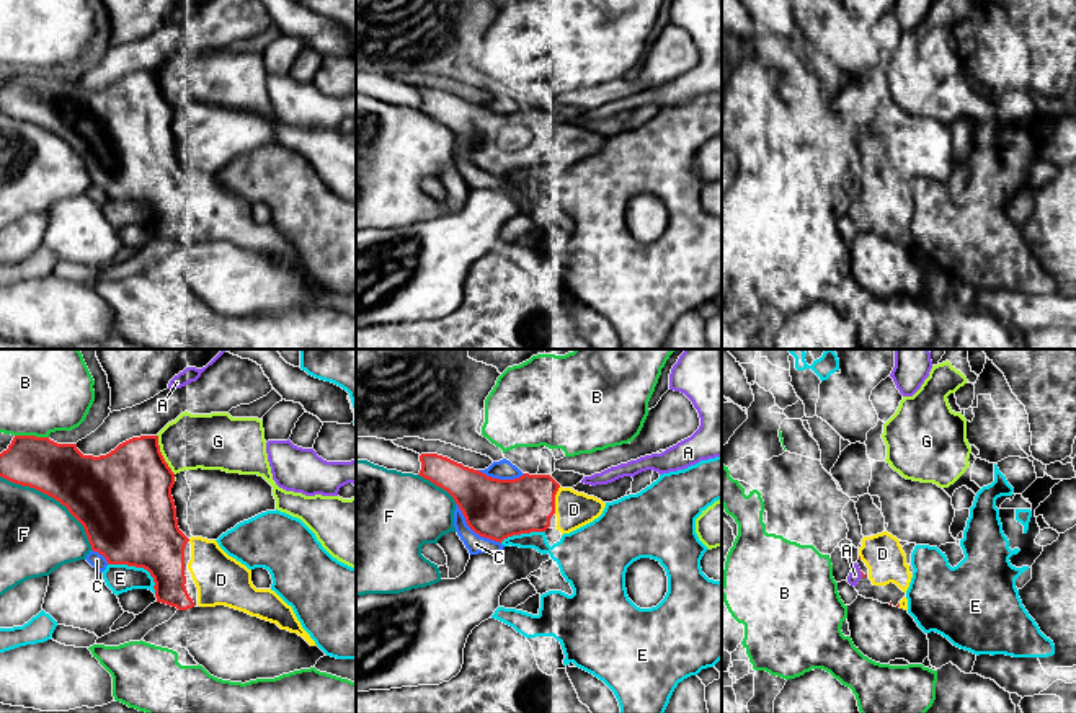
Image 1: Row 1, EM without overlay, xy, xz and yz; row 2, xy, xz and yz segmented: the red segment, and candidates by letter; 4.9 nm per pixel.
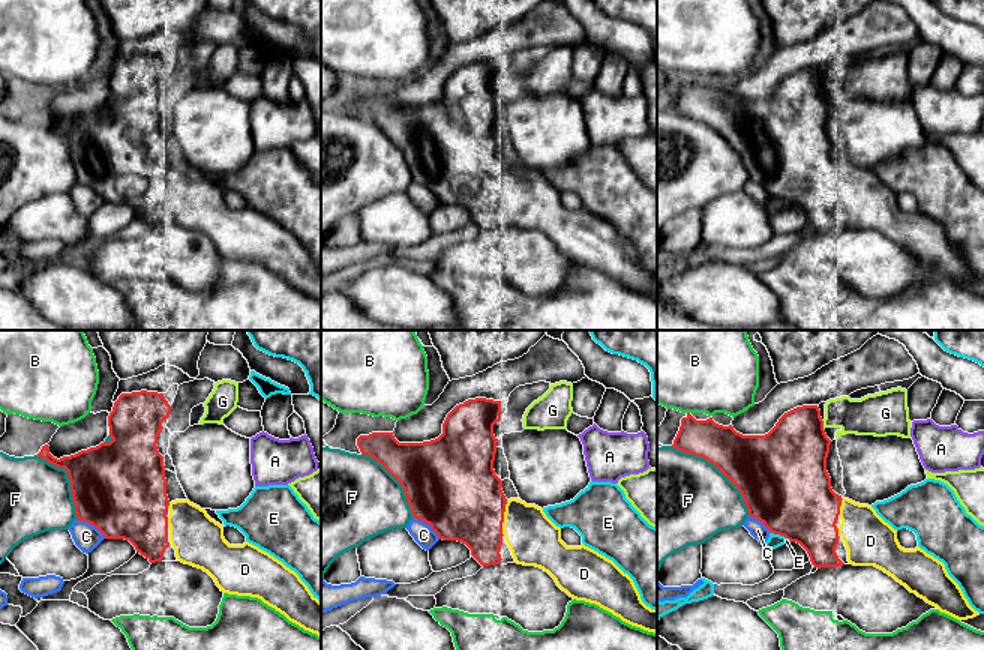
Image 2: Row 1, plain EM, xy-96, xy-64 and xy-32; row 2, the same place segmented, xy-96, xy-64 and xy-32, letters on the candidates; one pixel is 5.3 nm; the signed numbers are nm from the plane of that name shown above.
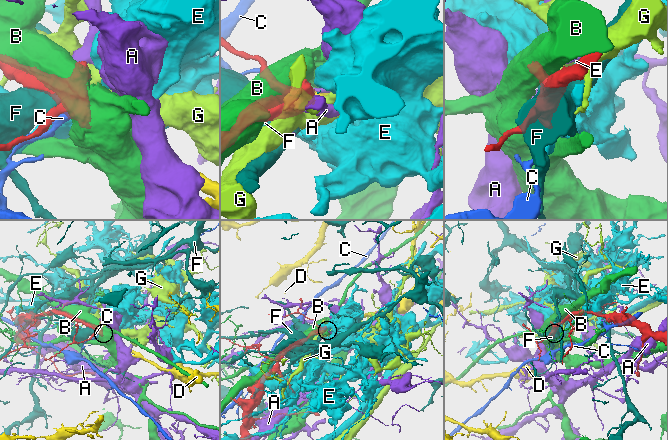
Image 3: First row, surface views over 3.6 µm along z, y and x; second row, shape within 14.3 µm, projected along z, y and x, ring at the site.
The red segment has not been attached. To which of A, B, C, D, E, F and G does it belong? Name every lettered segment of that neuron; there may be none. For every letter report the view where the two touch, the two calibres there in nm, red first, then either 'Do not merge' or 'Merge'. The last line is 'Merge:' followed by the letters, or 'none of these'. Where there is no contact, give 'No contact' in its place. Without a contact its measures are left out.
A: Touches red in yz. Thickness 20 nm (red) against 60 nm. Do not merge
B: Touches red in xy. Thickness 280 nm (red) against 360 nm. Do not merge
C: Touches red in xz. Thickness 300 nm (red) against 90 nm. Do not merge
D: Touches red in xz. Thickness 280 nm (red) against 180 nm. Merge
E: Touches red in xy. Thickness 460 nm (red) against 140 nm. Do not merge
F: Touches red in xy. Thickness 380 nm (red) against 380 nm. Do not merge
G: Touches red in xy. Thickness 440 nm (red) against 280 nm. Do not merge
Merge: D

